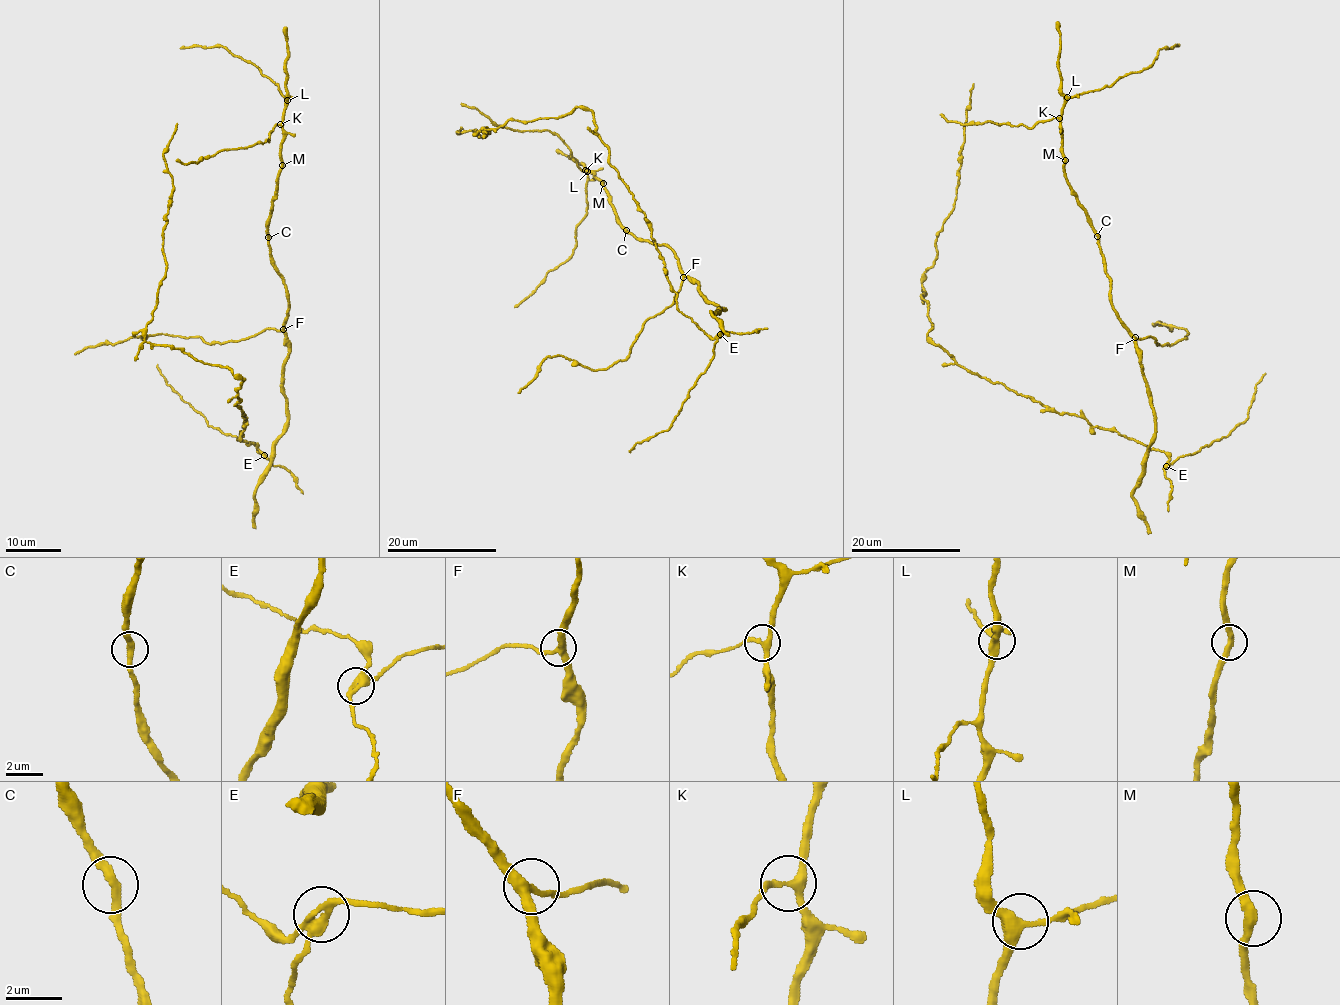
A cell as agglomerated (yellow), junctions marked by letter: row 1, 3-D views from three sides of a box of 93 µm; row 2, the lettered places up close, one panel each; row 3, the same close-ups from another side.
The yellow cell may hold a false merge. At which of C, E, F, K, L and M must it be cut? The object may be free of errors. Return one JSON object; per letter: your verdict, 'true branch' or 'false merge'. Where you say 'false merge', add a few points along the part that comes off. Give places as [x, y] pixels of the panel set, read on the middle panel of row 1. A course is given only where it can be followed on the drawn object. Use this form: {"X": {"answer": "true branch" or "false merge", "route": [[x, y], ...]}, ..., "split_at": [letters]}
{"C": {"answer": "true branch"}, "E": {"answer": "false merge", "route": [[720, 333], [713, 359], [688, 391], [688, 398], [672, 426], [639, 441], [629, 451]]}, "F": {"answer": "true branch"}, "K": {"answer": "true branch"}, "L": {"answer": "true branch"}, "M": {"answer": "true branch"}, "split_at": ["E"]}

